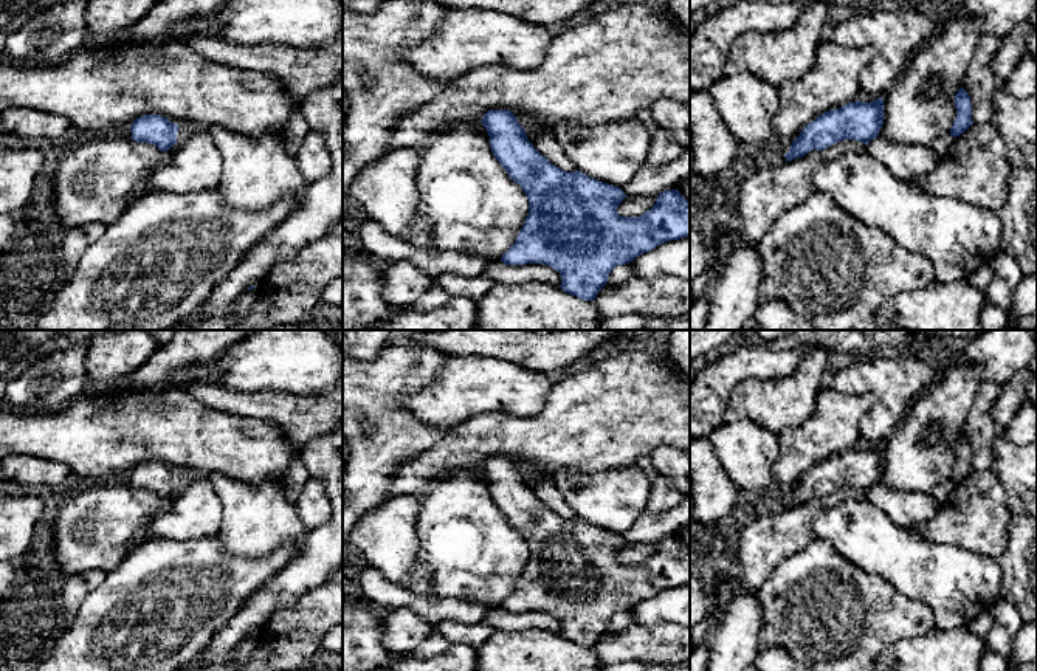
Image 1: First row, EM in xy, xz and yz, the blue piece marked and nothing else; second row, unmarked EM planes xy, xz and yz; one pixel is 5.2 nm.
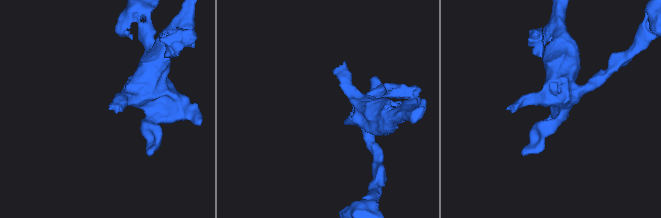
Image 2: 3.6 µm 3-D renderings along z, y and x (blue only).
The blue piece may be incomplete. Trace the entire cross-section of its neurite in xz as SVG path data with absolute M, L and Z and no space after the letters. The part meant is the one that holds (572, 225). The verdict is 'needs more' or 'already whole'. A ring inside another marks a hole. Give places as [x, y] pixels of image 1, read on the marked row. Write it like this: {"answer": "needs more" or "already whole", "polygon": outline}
{"answer": "already whole", "polygon": "M488 110L481 122L488 132L493 155L529 200L525 222L501 262L549 265L560 273L561 290L583 301L594 301L617 265L629 263L668 240L690 236L690 203L677 189L660 192L656 205L645 214L622 217L617 208L628 195L620 188L552 164L527 139L510 110Z"}

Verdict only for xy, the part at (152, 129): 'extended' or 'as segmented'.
as segmented

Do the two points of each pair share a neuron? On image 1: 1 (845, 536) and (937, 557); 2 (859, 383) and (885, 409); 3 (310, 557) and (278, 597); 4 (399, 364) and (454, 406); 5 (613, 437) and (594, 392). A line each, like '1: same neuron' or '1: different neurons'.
1: same neuron
2: same neuron
3: same neuron
4: different neurons
5: same neuron

